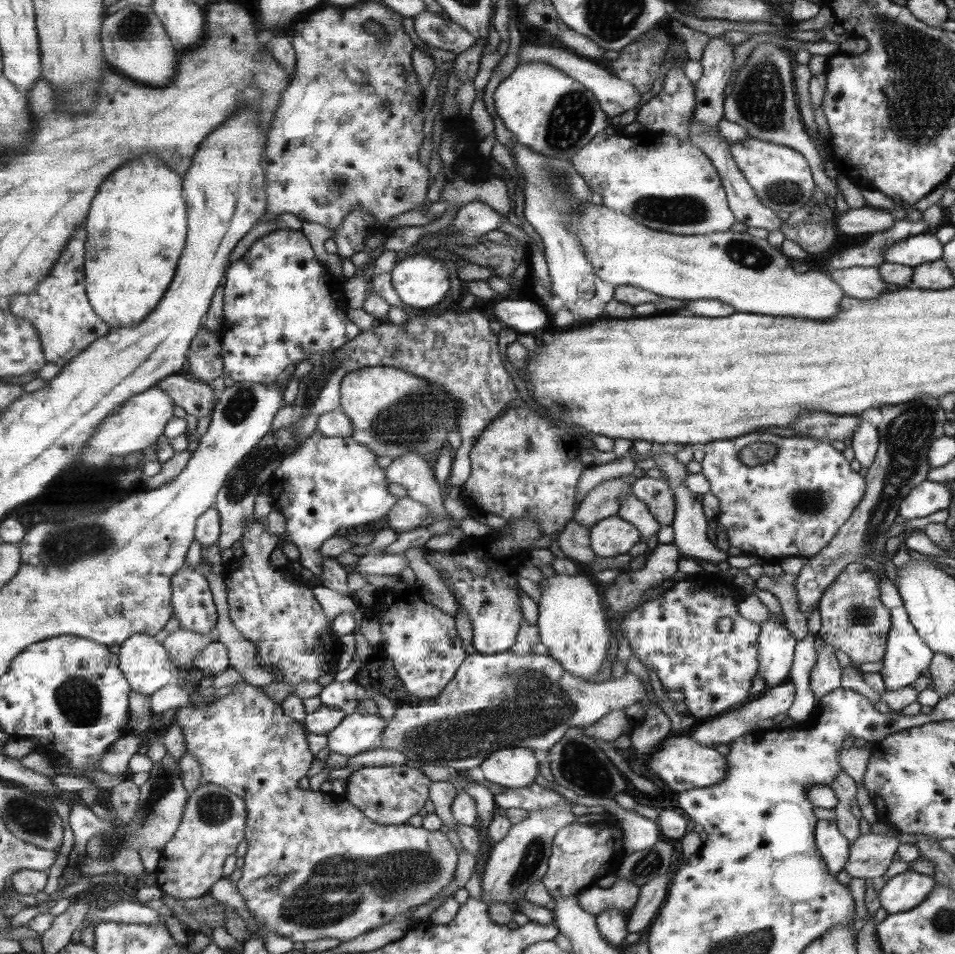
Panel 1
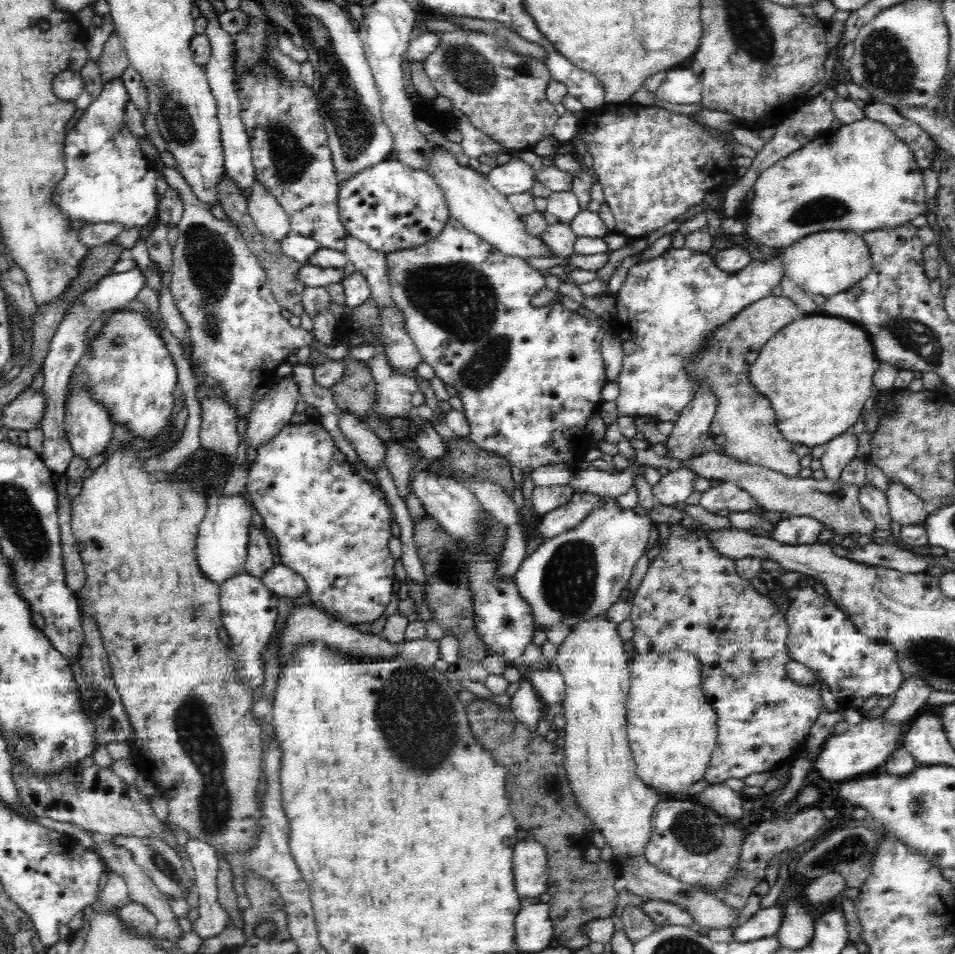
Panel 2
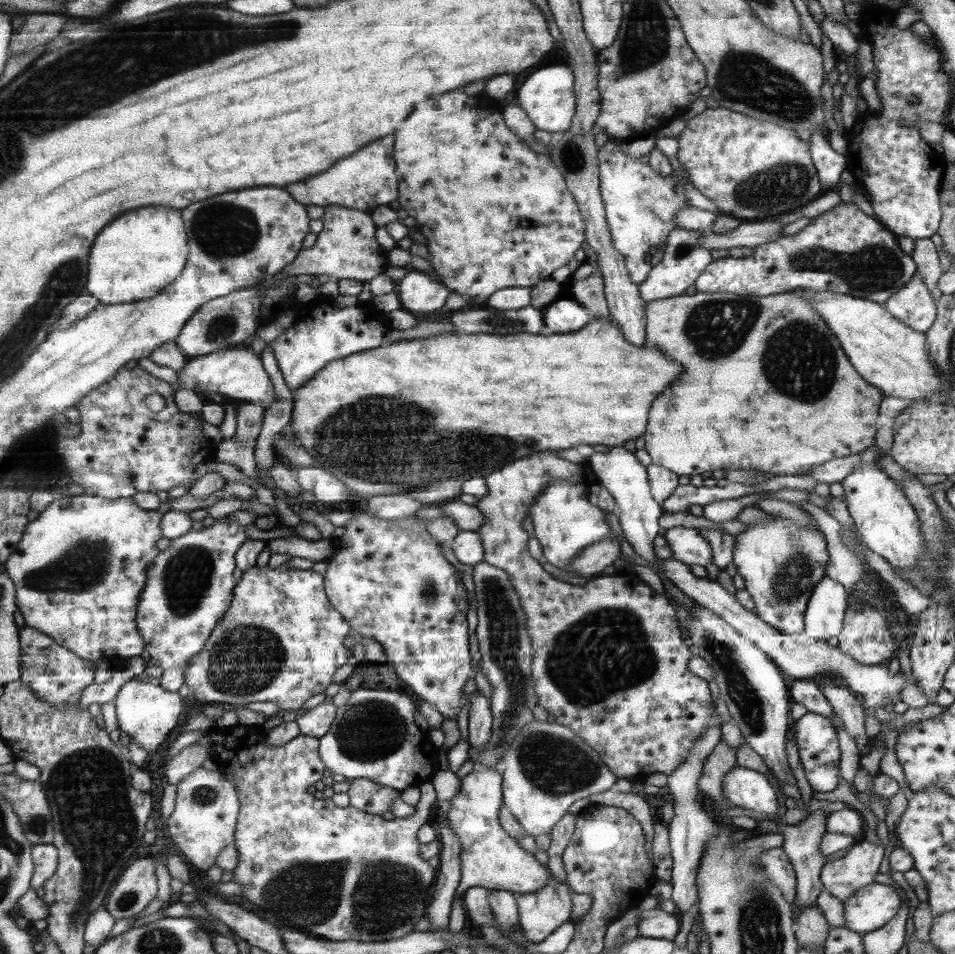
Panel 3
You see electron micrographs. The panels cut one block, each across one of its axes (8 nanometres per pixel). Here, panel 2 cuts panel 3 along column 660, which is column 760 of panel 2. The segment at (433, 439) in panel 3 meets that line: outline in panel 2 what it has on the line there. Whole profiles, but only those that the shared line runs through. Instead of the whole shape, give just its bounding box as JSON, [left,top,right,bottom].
[749,313,879,447]

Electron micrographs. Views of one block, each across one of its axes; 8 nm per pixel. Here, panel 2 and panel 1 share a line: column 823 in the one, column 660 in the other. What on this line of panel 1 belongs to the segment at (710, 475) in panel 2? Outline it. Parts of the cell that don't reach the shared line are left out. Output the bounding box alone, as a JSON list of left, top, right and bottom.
[632,477,676,526]

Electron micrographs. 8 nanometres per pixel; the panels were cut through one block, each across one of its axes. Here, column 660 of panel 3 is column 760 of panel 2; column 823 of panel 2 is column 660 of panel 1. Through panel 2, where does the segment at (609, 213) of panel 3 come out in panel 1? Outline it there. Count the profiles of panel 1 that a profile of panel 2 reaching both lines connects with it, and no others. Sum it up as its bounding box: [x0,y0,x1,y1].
[570,128,736,236]

